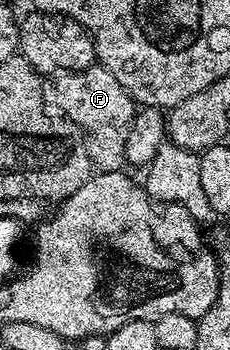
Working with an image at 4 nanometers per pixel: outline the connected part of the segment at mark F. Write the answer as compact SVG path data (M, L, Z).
M97 63L77 73L53 73L44 81L44 100L84 132L88 154L97 170L116 171L125 164L128 129L138 106L110 71Z

